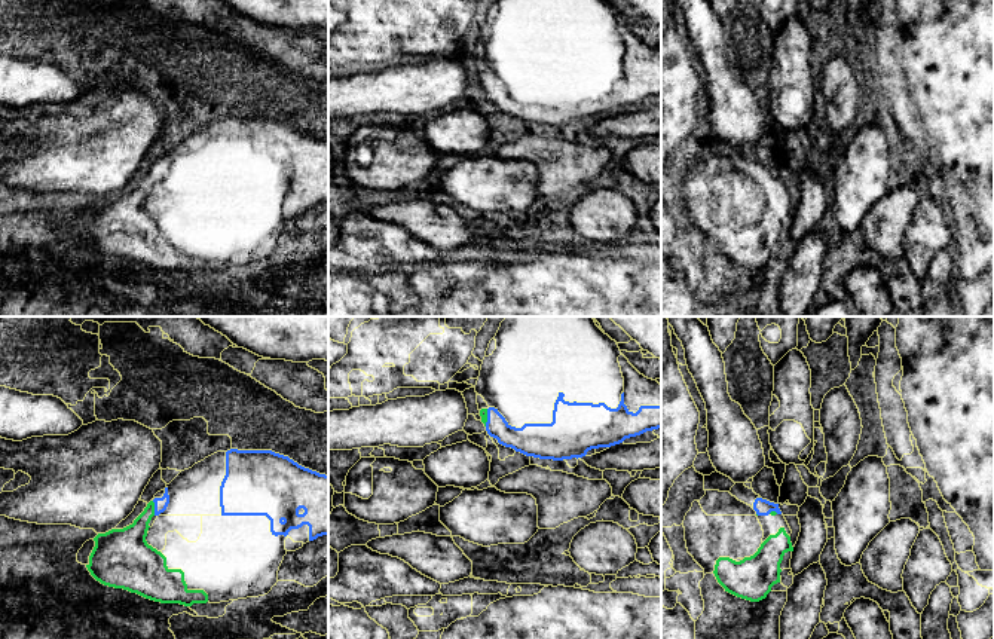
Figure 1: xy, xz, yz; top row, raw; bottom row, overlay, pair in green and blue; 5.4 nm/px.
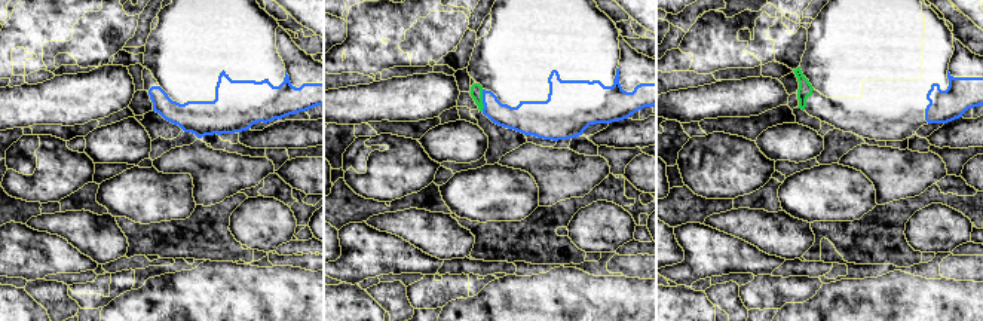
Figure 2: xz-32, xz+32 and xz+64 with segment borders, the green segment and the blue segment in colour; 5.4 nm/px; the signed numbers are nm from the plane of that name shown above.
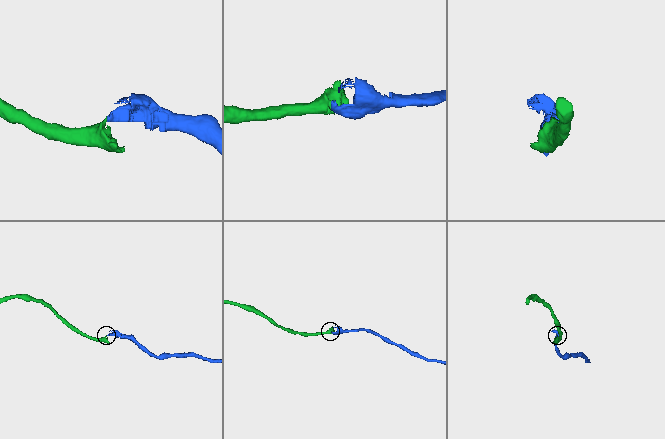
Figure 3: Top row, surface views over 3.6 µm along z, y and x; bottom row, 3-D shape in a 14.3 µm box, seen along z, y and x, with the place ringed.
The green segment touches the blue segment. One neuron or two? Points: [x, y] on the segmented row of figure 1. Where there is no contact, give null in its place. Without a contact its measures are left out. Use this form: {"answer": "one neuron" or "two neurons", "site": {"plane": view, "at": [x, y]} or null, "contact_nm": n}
{"answer": "one neuron", "site": {"plane": "xy", "at": [153, 508]}, "contact_nm": 80}

